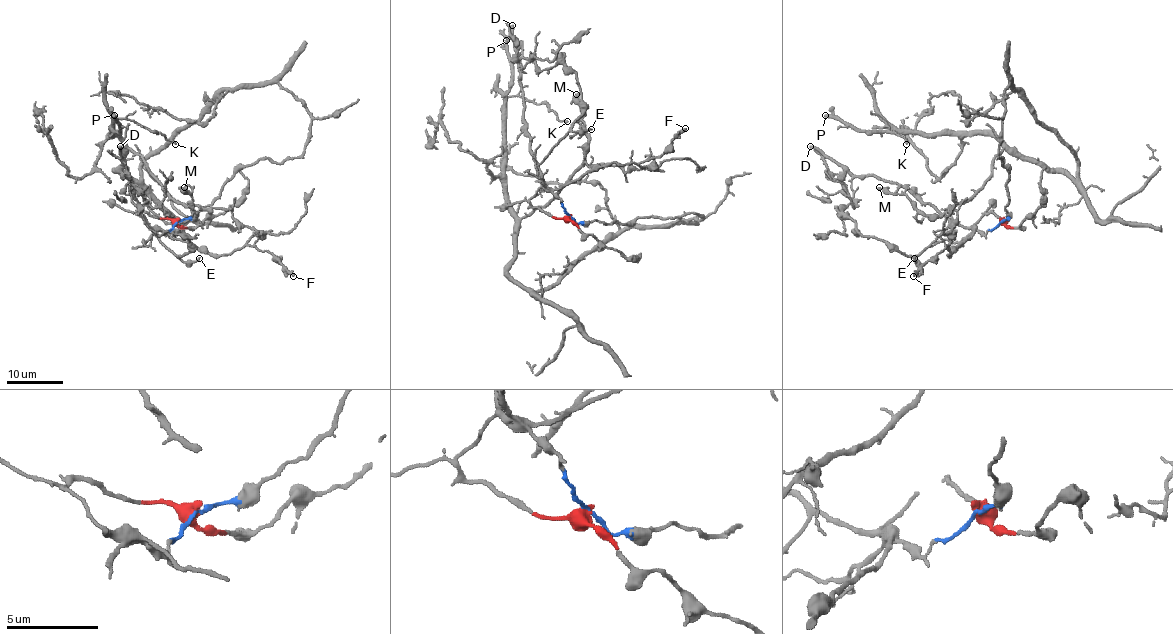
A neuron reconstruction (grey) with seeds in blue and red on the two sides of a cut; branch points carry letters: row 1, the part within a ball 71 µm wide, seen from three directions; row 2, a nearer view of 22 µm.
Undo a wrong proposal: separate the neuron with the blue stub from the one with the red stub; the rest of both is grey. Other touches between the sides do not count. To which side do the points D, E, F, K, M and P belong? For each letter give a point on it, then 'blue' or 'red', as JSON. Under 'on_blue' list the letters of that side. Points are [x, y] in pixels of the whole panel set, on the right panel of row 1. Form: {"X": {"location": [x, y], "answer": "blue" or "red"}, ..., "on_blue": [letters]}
{"D": {"location": [810, 146], "answer": "red"}, "E": {"location": [914, 258], "answer": "red"}, "F": {"location": [913, 276], "answer": "red"}, "K": {"location": [906, 144], "answer": "blue"}, "M": {"location": [879, 187], "answer": "blue"}, "P": {"location": [825, 115], "answer": "blue"}, "on_blue": ["K", "M", "P"]}

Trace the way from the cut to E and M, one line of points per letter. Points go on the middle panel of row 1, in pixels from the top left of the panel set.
E: (568, 216), (552, 217), (529, 202), (540, 185), (539, 164), (568, 131), (591, 129)
M: (568, 216), (704, 217), (618, 232), (554, 284), (523, 289), (508, 272), (516, 227), (585, 155), (576, 93)

